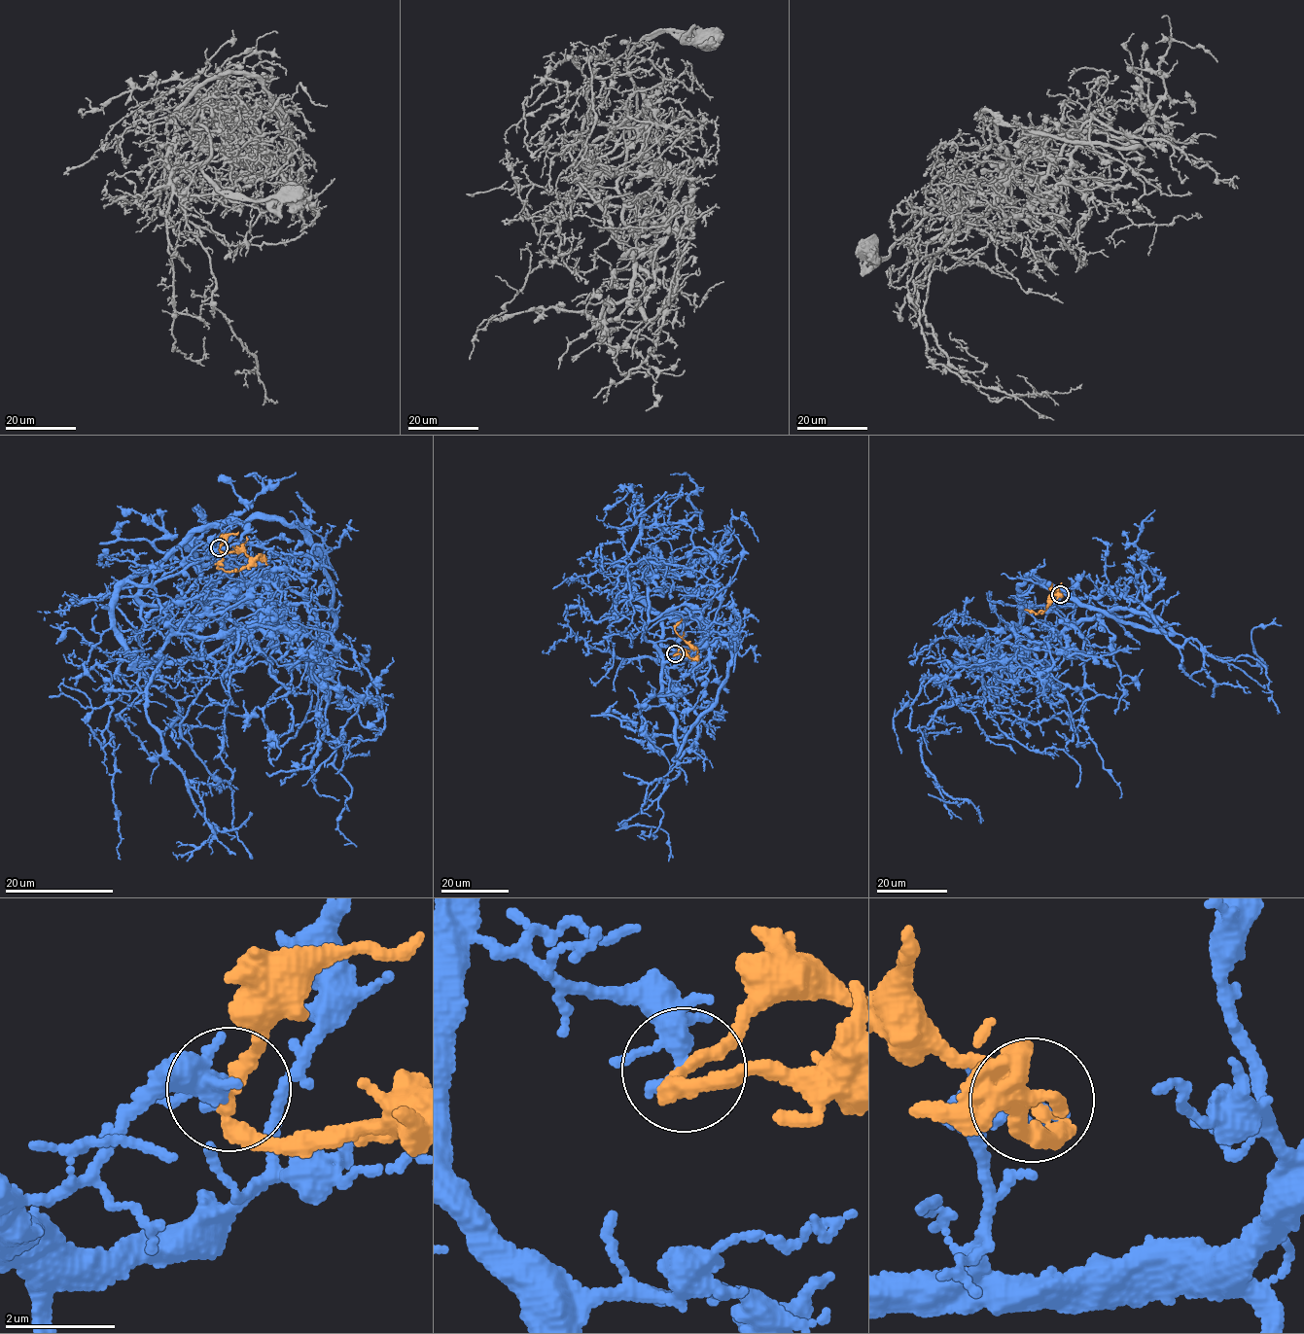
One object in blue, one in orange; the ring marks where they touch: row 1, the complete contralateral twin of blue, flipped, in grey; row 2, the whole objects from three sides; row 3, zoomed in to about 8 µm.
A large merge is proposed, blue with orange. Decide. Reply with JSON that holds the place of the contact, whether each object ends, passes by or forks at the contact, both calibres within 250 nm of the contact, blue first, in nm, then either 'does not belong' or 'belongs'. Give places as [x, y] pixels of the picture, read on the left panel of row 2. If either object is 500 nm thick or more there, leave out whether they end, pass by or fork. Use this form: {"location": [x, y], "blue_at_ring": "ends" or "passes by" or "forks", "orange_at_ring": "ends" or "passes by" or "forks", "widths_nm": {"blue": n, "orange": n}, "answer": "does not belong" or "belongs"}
{"location": [219, 547], "blue_at_ring": "forks", "orange_at_ring": "passes by", "widths_nm": {"blue": 240, "orange": 240}, "answer": "does not belong"}

